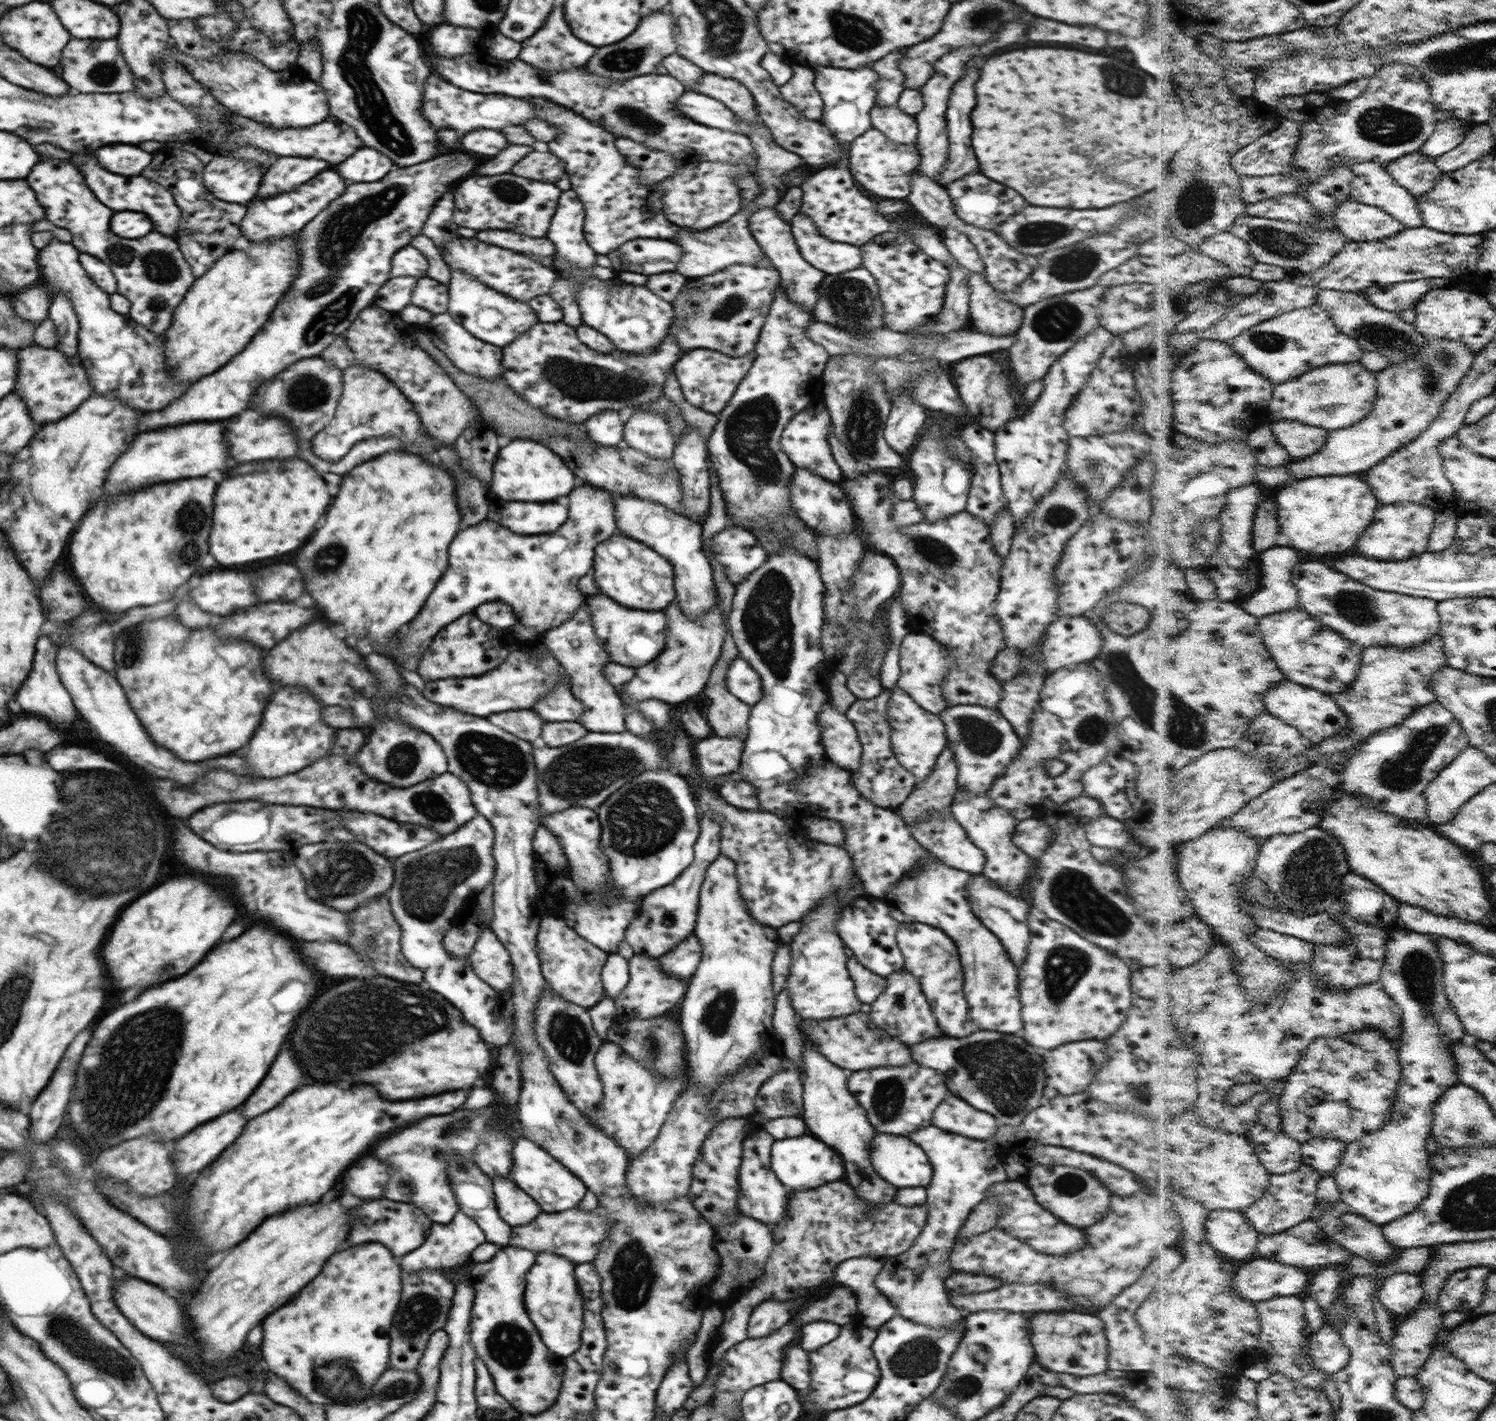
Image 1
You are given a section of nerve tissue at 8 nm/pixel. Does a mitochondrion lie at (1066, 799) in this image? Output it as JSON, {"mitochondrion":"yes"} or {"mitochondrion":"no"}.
{"mitochondrion":"no"}

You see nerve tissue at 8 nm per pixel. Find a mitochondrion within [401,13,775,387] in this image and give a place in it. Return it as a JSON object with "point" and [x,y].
{"point":[633,56]}

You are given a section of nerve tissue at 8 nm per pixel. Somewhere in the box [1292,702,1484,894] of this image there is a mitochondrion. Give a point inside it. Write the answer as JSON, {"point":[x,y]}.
{"point":[1402,773]}

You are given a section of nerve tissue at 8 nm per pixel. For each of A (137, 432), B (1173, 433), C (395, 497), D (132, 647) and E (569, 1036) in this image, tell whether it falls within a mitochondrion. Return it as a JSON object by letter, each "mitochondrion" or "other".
{"A":"other","B":"other","C":"other","D":"mitochondrion","E":"mitochondrion"}

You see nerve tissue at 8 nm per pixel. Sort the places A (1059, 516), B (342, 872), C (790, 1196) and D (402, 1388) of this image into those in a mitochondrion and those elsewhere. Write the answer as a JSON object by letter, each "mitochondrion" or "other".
{"A":"mitochondrion","B":"mitochondrion","C":"other","D":"mitochondrion"}

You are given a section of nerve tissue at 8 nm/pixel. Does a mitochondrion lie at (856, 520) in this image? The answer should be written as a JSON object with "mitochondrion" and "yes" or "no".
{"mitochondrion":"no"}

